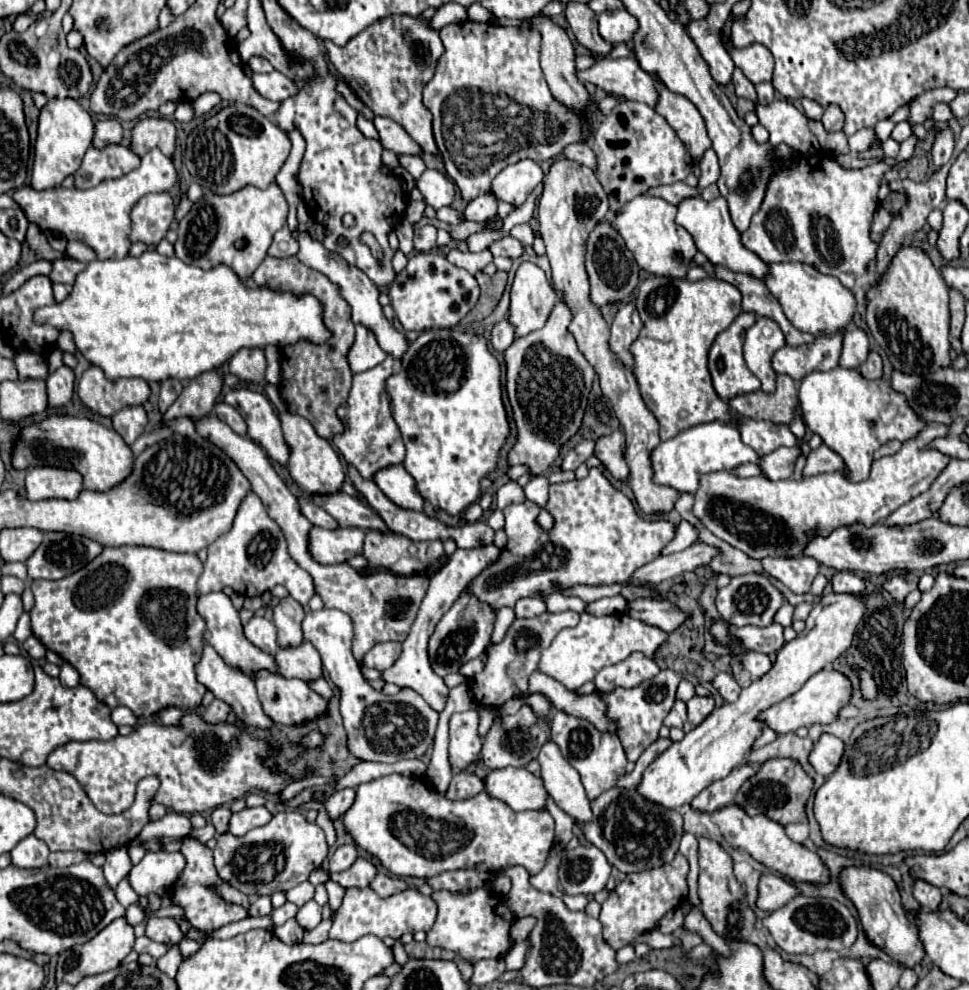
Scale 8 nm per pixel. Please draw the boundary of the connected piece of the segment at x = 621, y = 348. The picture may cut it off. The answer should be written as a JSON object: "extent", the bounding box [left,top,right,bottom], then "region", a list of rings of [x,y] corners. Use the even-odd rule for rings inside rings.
{"extent":[609,304,643,368],"region":[[[623,304],[617,310],[617,316],[611,324],[611,340],[609,348],[615,352],[615,356],[621,360],[625,368],[633,366],[633,356],[631,356],[631,342],[639,336],[639,330],[643,328],[643,322],[637,314],[635,304]]]}

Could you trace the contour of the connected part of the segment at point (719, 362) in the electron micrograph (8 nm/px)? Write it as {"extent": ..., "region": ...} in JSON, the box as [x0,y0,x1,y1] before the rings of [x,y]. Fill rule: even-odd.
{"extent":[709,312,761,402],"region":[[[741,312],[729,324],[729,328],[723,330],[715,338],[715,342],[709,350],[709,372],[713,378],[713,388],[723,402],[729,402],[731,398],[735,398],[739,394],[749,394],[749,392],[755,392],[761,388],[761,382],[757,380],[757,376],[753,376],[753,372],[747,368],[747,364],[743,360],[743,334],[747,332],[747,328],[751,328],[755,324],[755,318],[757,316],[751,312]]]}

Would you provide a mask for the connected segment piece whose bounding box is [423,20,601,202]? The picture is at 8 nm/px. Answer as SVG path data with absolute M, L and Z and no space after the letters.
M465 20L441 28L439 36L443 40L445 52L437 62L433 78L425 84L423 104L433 114L433 134L437 148L465 202L491 192L491 180L505 166L525 158L531 158L533 162L543 162L543 158L559 158L567 144L587 142L593 138L595 122L601 118L597 102L591 100L581 112L575 112L567 110L567 106L553 98L539 66L541 38L535 28L505 28Z

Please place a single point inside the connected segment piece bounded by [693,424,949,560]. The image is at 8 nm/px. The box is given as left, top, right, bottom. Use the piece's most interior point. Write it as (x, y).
(762, 518)

